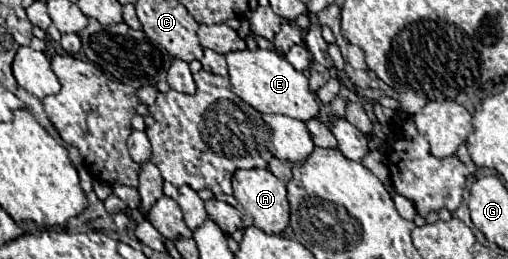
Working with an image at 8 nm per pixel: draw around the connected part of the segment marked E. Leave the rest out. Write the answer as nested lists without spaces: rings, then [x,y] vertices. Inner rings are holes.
[[[244,49],[232,51],[226,55],[228,73],[232,83],[232,93],[238,95],[244,103],[252,105],[260,113],[280,113],[300,121],[310,121],[318,117],[320,103],[308,87],[308,77],[296,71],[284,57],[270,49]]]

